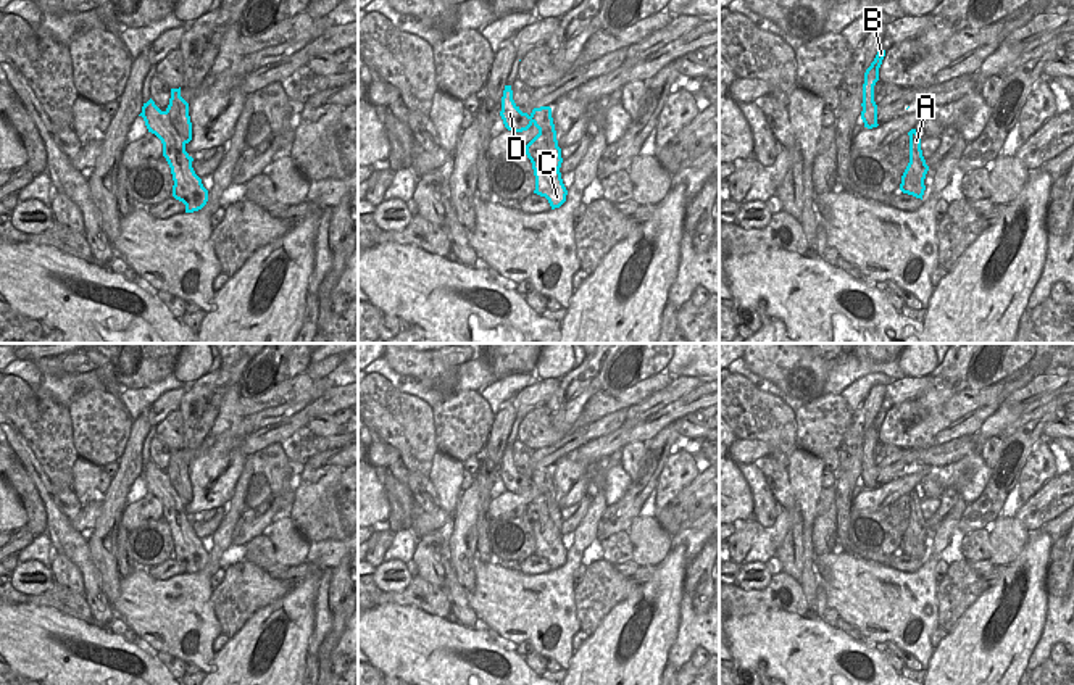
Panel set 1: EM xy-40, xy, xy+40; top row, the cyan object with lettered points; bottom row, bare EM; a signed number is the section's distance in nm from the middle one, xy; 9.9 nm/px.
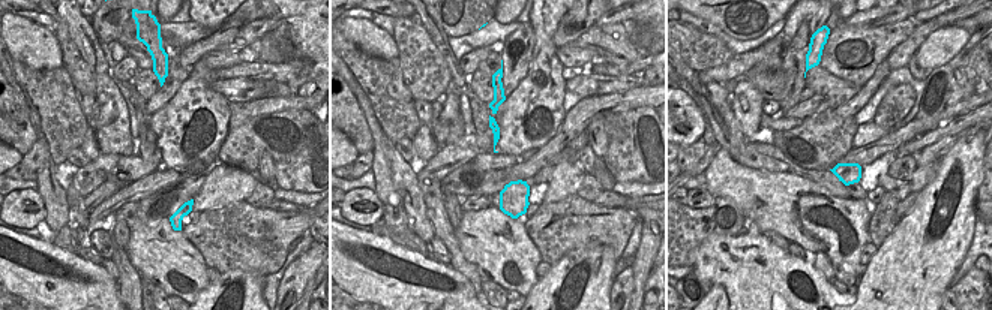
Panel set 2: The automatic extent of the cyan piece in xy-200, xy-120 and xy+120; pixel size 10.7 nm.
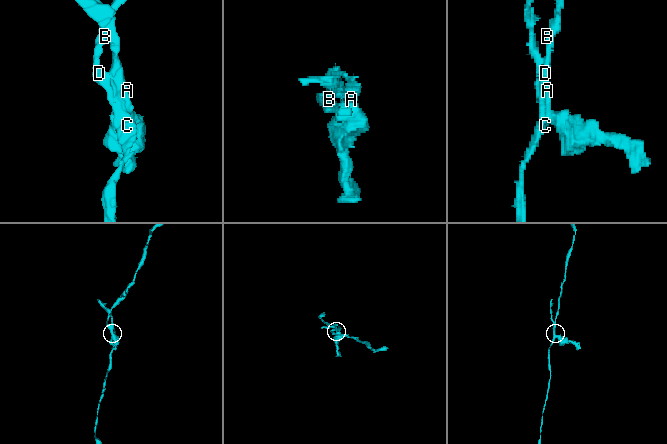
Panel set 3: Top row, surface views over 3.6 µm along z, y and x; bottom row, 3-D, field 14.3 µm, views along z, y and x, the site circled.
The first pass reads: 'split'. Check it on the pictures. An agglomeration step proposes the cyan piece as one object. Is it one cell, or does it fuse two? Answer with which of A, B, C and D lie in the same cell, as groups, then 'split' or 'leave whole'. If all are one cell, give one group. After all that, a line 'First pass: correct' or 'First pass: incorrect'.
A / B C D | split
First pass: correct

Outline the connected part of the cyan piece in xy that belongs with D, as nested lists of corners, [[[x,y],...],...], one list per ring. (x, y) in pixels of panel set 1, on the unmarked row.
[[[505,446],[500,477],[503,480],[505,488],[511,493],[527,492],[534,484],[532,477],[522,474],[514,464],[511,446]]]

